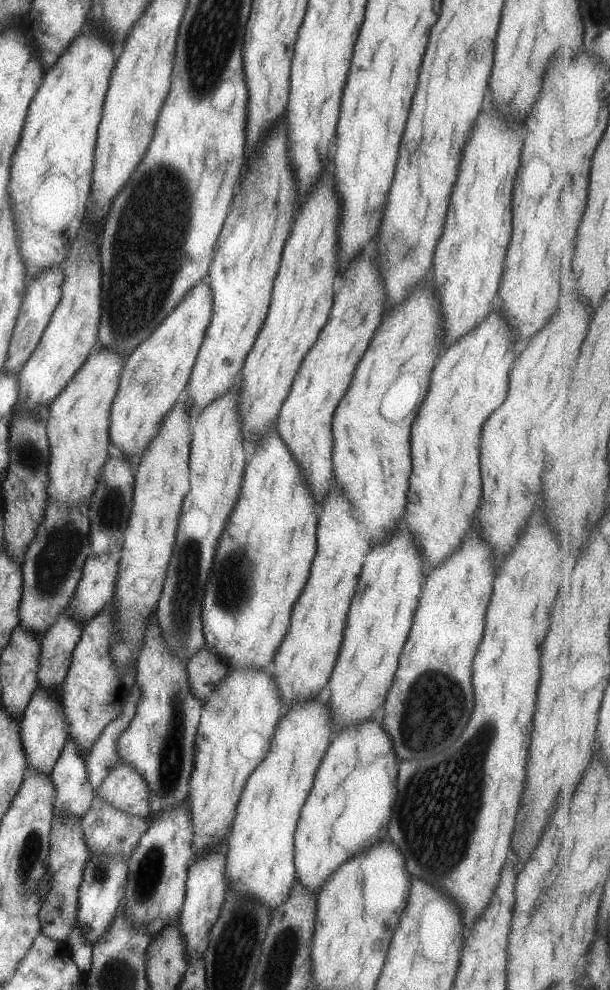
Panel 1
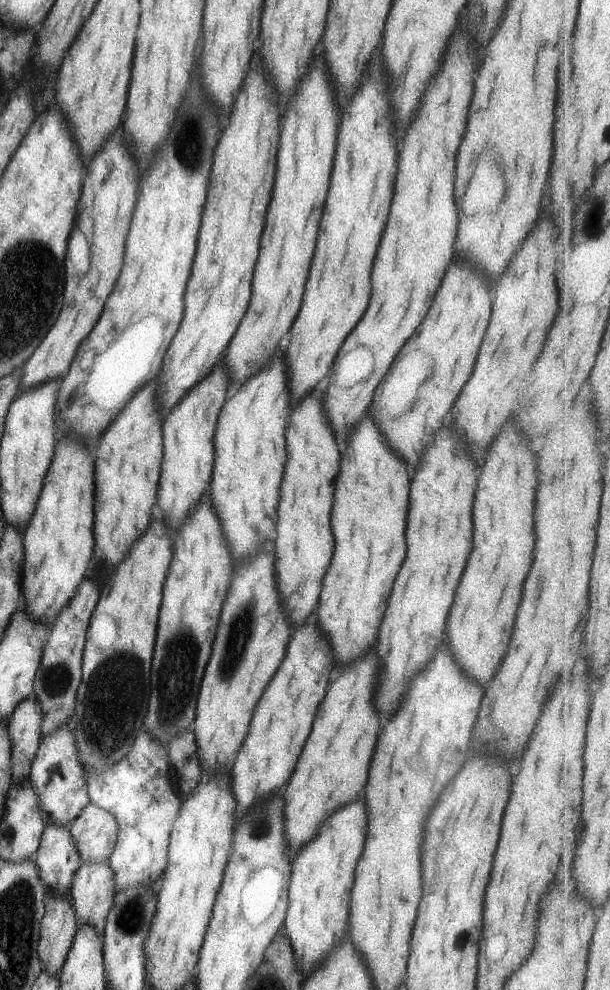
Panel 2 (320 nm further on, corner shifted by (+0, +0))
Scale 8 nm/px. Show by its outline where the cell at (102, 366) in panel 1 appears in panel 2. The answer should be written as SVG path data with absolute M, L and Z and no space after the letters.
M67 437L56 441L51 462L42 480L37 504L22 532L24 557L20 582L20 609L33 622L42 623L46 627L51 626L56 614L68 603L84 579L94 545L93 497L94 462L89 458L87 448Z

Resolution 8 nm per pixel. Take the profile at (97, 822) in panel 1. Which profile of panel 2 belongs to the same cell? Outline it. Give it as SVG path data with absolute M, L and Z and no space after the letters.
M82 862L72 876L68 896L78 926L91 925L98 933L114 899L114 880L108 862Z

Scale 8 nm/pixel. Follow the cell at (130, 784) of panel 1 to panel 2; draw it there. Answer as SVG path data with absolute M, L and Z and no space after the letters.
M89 803L68 829L83 863L105 863L108 860L118 829L112 814Z

